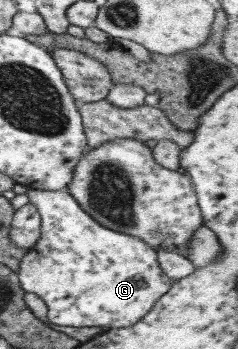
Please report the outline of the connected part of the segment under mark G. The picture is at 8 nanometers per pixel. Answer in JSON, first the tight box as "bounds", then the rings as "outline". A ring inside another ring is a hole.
{"bounds":[18,188,173,329],"outline":[[[29,188],[30,203],[41,217],[39,240],[26,252],[20,262],[18,277],[25,293],[33,293],[46,302],[50,323],[59,329],[72,327],[127,328],[137,324],[163,296],[173,283],[159,266],[158,252],[144,240],[105,228],[65,191]]]}

